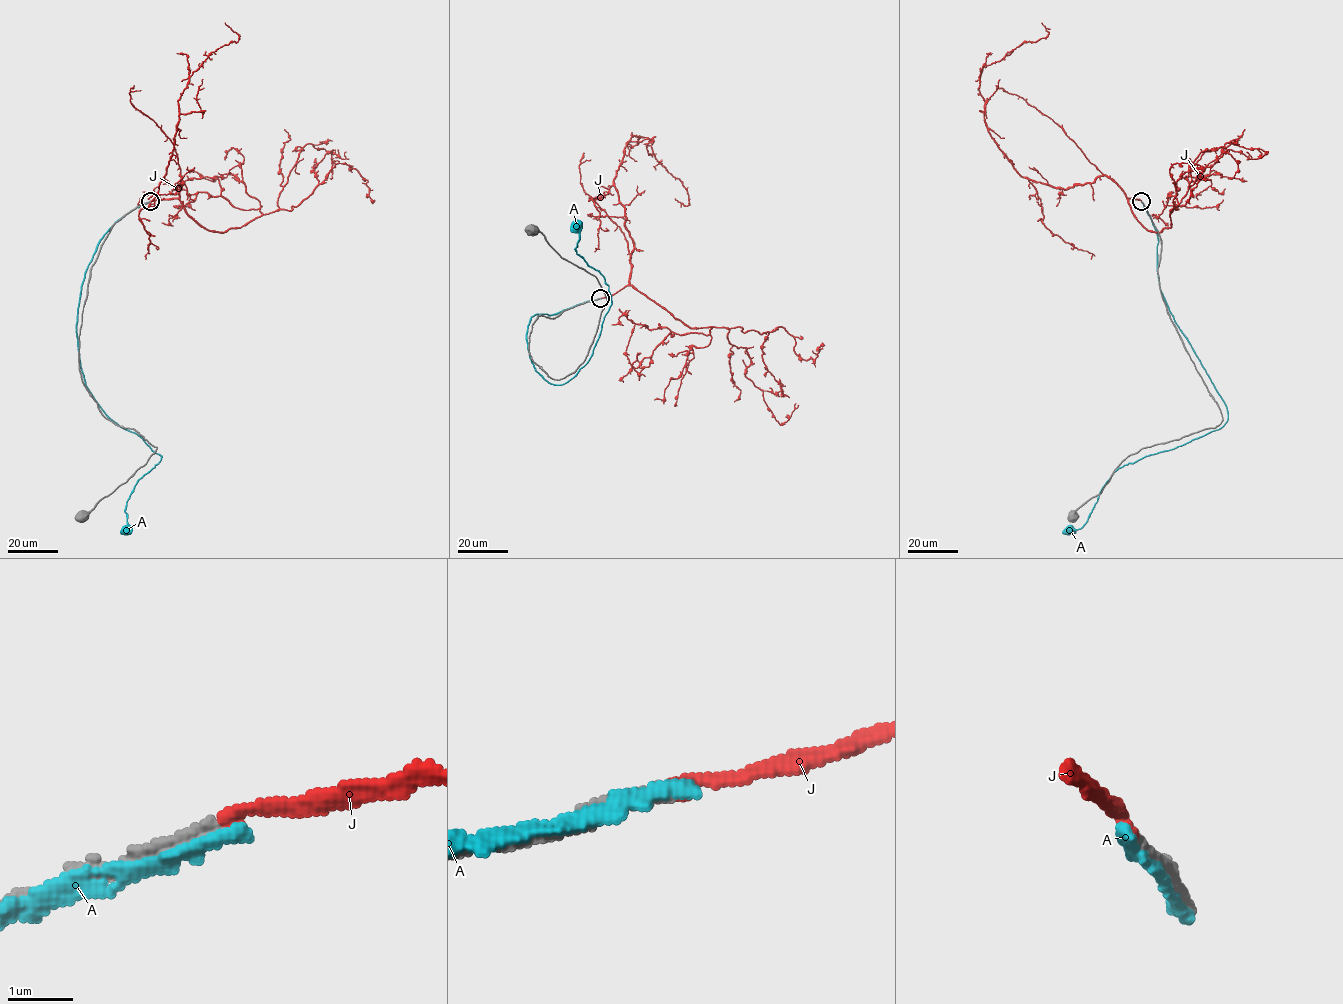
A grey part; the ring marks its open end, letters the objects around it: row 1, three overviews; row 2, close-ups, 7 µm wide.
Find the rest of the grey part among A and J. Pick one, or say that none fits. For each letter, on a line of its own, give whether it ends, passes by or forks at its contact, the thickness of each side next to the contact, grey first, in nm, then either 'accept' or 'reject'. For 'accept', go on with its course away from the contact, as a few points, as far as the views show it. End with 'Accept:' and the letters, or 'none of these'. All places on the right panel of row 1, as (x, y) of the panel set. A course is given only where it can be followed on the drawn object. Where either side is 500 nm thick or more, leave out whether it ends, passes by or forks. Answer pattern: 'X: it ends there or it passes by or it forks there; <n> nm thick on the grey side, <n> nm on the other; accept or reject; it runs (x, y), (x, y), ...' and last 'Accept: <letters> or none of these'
A: it passes by; 220 nm thick on the grey side, 200 nm on the other; reject
J: it ends there; 240 nm thick on the grey side, 190 nm on the other; accept; it runs (1141, 202), (1105, 175), (1063, 189), (1024, 178), (988, 131), (980, 69), (1045, 37), (1041, 22)
Accept: J

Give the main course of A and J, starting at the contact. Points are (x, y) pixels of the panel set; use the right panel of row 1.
A: (1142, 203), (1157, 236), (1160, 289), (1228, 420), (1120, 467), (1088, 521), (1071, 529)
J: (1141, 202), (1105, 175), (1063, 189), (1024, 178), (988, 131), (980, 69), (1045, 37), (1041, 22)

